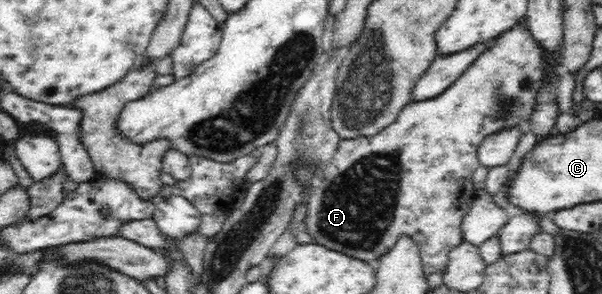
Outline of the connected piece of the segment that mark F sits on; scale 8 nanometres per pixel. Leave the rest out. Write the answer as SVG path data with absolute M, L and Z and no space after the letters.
M521 22L494 39L493 45L489 45L489 49L481 53L477 57L477 61L474 61L473 65L470 65L461 74L461 77L458 77L457 81L454 81L453 85L450 85L443 93L423 101L413 101L406 105L398 113L396 120L377 135L359 136L348 140L341 139L335 153L333 153L333 157L323 167L320 181L308 197L306 209L306 215L308 216L304 221L306 231L313 237L315 243L317 241L321 241L323 245L327 243L325 245L327 249L333 249L333 251L339 251L339 253L345 253L345 255L351 255L351 257L357 257L357 259L363 259L363 261L377 261L377 253L385 253L385 249L388 252L401 236L413 237L413 241L416 241L417 248L419 248L422 269L425 270L426 278L429 275L435 275L435 273L444 274L447 271L447 265L449 265L451 250L464 242L461 219L470 208L478 190L478 187L473 183L473 172L479 166L477 153L479 144L485 140L486 136L501 131L501 129L509 128L509 125L526 127L529 115L535 109L537 91L545 81L545 65L544 49L541 49L540 45L537 44L537 40L533 38L533 33L529 32L528 27L522 25Z

